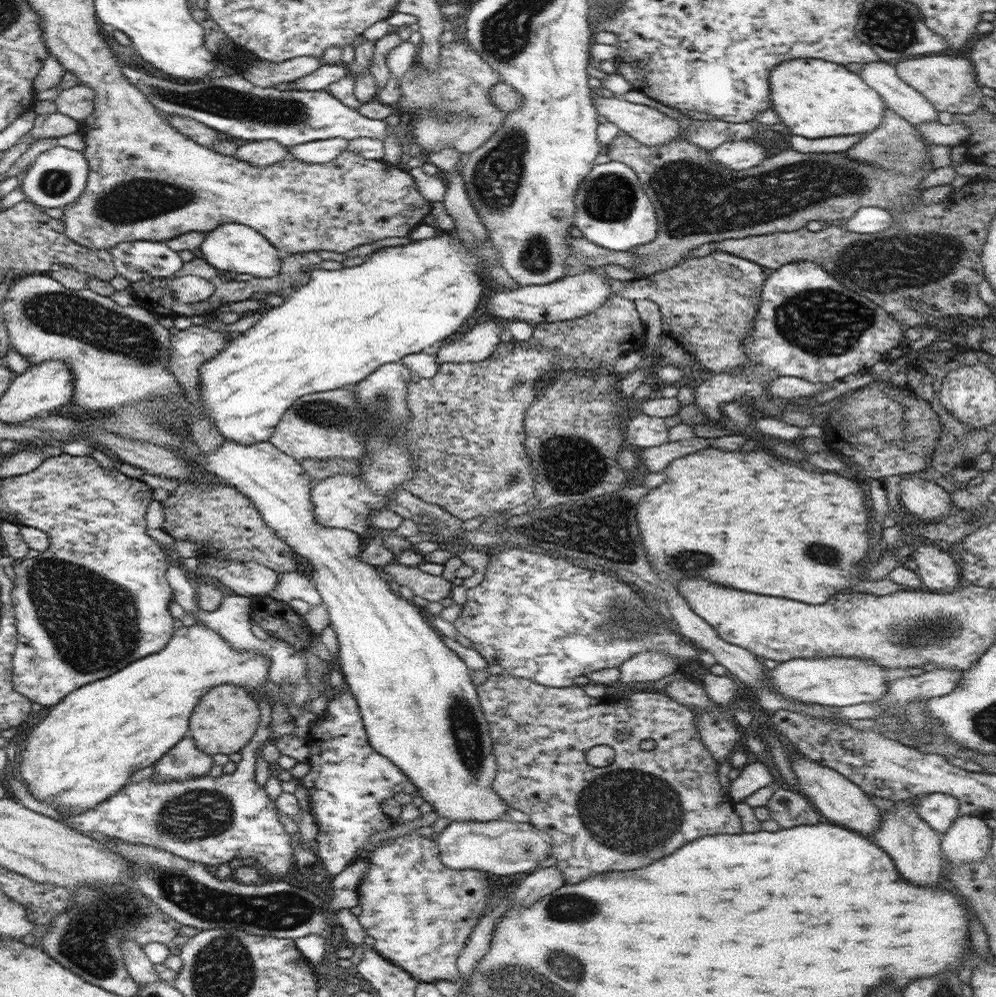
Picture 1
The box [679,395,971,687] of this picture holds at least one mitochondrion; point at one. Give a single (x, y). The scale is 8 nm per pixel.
(935, 629)

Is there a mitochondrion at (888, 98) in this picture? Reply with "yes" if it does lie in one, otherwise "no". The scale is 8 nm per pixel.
no

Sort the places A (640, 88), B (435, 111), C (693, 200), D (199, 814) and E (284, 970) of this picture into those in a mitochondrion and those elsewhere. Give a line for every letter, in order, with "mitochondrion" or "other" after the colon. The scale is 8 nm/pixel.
A: other
B: mitochondrion
C: mitochondrion
D: mitochondrion
E: other

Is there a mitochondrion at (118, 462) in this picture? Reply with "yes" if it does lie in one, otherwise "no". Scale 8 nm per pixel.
no

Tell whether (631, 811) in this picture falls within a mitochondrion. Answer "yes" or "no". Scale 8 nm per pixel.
yes

